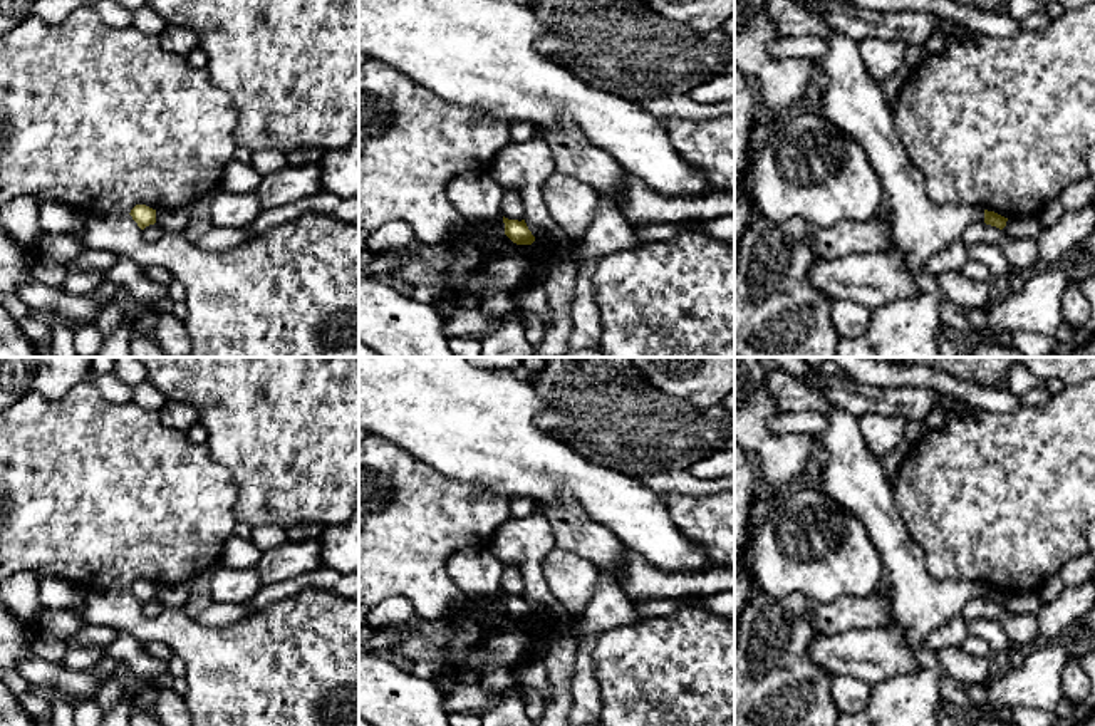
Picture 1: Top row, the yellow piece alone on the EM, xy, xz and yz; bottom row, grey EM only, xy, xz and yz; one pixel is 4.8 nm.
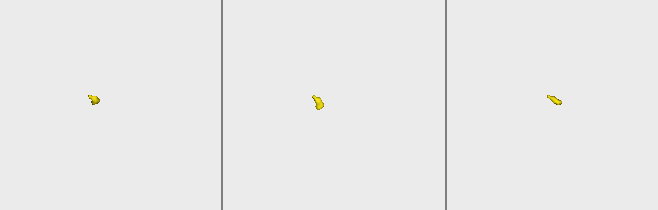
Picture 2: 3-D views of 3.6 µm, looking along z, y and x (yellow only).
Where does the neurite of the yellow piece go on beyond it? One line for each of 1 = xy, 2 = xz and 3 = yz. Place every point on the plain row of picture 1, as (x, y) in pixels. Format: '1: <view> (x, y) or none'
1: none
2: none
3: none

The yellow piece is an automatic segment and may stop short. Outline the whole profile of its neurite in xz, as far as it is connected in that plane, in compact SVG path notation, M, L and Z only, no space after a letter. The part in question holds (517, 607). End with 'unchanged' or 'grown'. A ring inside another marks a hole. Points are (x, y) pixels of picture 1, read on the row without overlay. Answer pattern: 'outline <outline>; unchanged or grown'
outline M503 592L505 599L505 610L516 620L532 620L535 617L535 612L528 605L525 595L508 595Z; unchanged

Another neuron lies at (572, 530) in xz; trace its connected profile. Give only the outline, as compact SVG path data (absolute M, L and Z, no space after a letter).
M562 495L558 505L535 503L535 508L548 520L555 547L589 560L617 583L622 580L624 545L610 530L594 523L568 495Z

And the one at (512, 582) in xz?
M503 565L503 577L500 580L500 590L508 595L525 595L525 583L520 570L513 565Z

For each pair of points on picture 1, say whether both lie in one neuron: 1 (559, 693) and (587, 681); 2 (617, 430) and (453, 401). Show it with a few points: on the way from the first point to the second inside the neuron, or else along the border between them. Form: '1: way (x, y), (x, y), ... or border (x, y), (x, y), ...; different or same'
1: border (577, 651), (569, 708); different
2: border (529, 381), (545, 401), (537, 423), (565, 443); different

